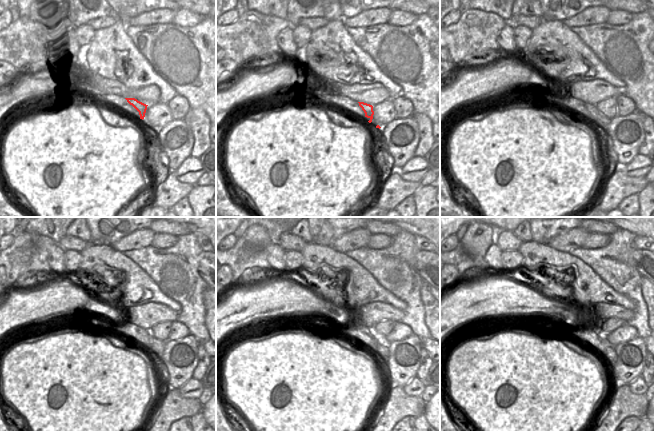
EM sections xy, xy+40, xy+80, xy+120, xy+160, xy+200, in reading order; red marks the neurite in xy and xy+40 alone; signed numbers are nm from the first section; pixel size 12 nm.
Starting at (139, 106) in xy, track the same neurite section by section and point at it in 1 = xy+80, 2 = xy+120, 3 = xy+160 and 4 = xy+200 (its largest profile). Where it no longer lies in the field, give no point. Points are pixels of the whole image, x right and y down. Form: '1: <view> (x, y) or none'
1: xy+80 (604, 121)
2: xy+120 (158, 346)
3: xy+160 (383, 345)
4: xy+200 (610, 356)

